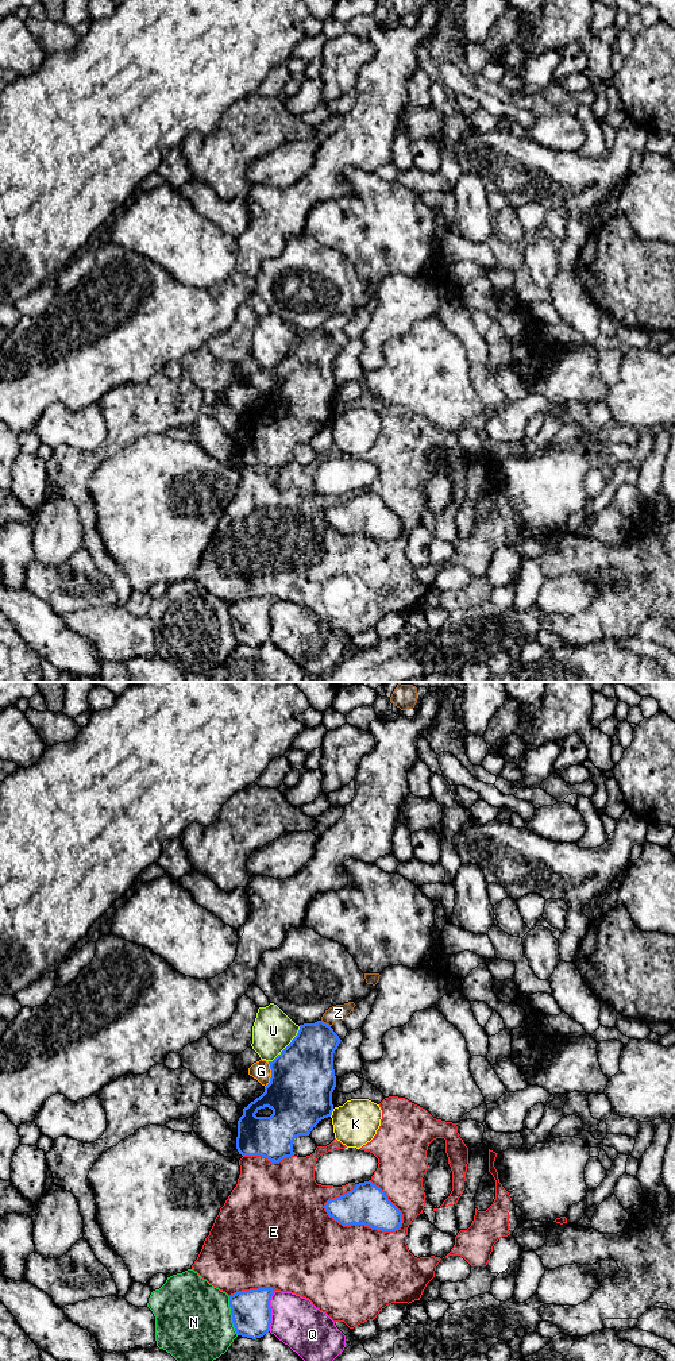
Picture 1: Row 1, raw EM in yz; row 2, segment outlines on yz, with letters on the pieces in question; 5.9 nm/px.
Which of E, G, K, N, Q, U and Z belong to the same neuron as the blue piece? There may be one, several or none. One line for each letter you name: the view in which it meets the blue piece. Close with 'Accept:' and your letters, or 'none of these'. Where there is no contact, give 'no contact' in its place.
Accept: none of these

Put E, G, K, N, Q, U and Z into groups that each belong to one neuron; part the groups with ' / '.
E / G / K / N / Q / U / Z

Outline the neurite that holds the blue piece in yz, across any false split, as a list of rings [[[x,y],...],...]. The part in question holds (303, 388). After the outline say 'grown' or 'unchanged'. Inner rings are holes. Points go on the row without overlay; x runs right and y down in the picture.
[[[323,329],[300,333],[292,351],[269,370],[271,386],[265,401],[243,417],[238,429],[239,463],[279,471],[294,464],[296,446],[309,444],[321,428],[332,424],[333,362],[340,350]],[[265,416],[273,423],[256,425]]]; unchanged

